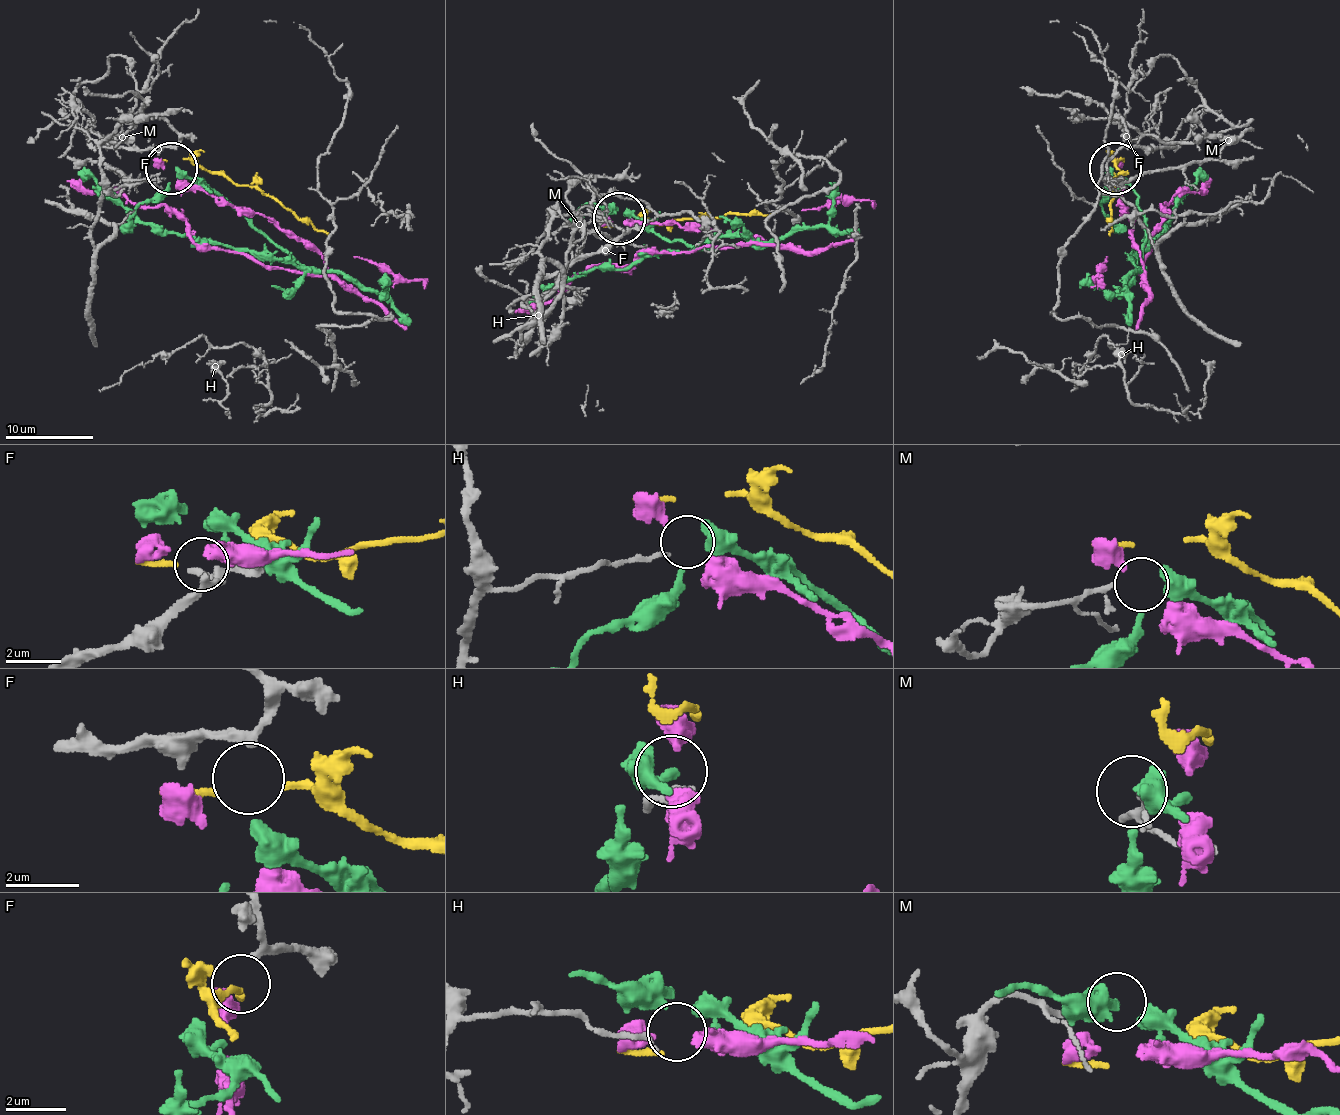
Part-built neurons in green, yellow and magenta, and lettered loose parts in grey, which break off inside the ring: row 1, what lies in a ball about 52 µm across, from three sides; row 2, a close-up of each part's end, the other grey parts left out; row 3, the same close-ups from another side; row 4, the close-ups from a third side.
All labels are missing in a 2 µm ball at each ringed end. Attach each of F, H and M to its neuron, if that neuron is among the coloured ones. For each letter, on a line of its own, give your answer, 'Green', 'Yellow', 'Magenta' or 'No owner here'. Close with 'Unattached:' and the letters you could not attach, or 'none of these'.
F: No owner here
H: No owner here
M: No owner here
Unattached: F, H, M

